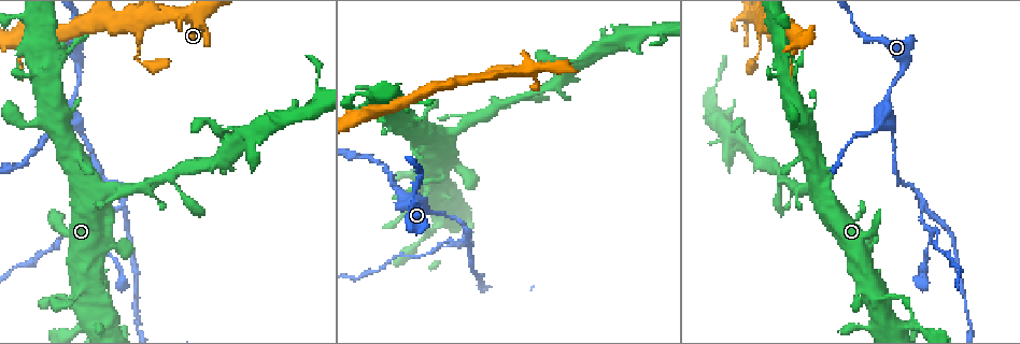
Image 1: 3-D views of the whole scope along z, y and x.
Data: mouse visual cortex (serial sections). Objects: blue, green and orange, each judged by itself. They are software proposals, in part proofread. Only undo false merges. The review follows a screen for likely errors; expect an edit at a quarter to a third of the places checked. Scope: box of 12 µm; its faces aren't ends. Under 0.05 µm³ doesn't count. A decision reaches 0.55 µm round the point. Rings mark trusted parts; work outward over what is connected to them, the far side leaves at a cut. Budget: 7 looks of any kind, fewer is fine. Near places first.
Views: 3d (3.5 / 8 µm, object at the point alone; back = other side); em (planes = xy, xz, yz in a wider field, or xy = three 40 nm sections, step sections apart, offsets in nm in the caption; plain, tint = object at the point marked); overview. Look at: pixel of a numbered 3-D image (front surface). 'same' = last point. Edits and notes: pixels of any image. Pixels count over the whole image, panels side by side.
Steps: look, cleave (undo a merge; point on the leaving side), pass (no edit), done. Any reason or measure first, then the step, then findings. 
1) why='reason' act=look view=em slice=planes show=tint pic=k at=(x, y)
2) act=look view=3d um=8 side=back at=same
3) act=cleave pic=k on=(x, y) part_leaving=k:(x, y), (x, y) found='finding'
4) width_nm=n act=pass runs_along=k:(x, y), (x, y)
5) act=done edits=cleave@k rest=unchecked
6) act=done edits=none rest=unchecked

act=look view=3d um=3.5 pic=1 at=(148, 17)

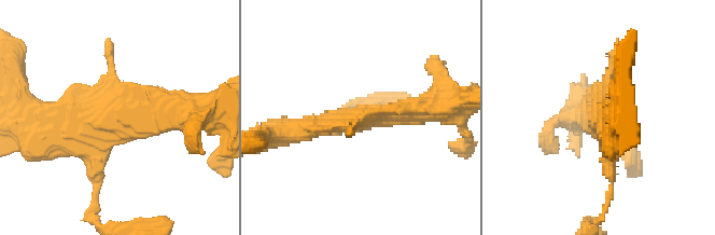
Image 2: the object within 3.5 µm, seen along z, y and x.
why='now the EM' act=look view=em slice=planes show=tint pic=2 at=(361, 119)

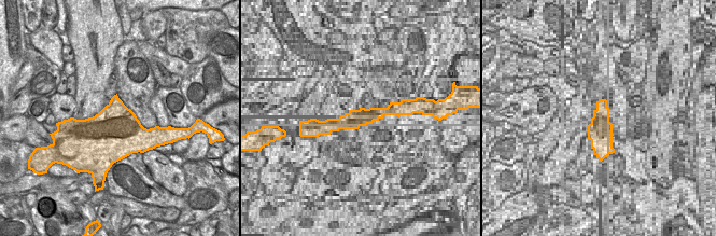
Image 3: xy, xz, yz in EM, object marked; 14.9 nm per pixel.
act=pass runs_along=2:(433, 106), (290, 132) found='all the same cell'

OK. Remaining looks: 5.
act=look view=3d um=3.5 pic=1 at=(448, 135)

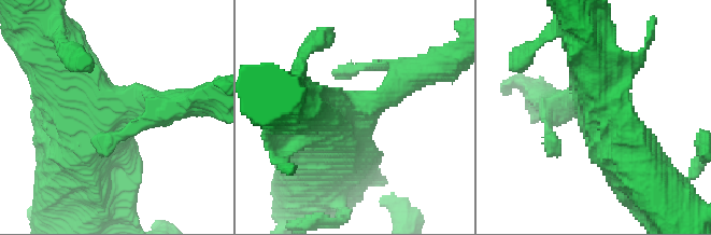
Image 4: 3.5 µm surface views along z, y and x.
why='need the tissue' act=look view=em slice=xy step=1 show=tint pic=4 at=(354, 115)

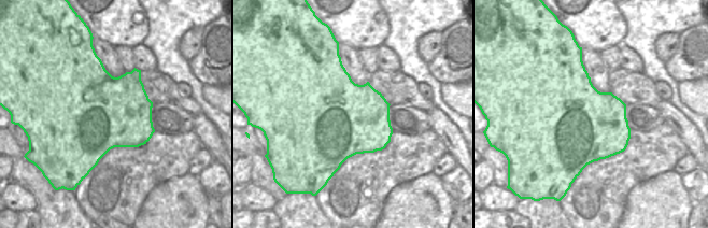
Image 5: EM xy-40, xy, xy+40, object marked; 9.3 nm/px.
act=look view=em slice=planes show=tint at=same

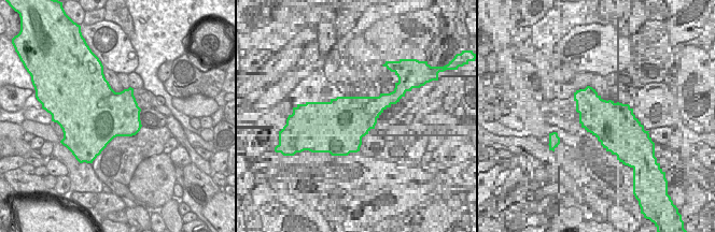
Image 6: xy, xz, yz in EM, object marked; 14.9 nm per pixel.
act=pass runs_along=4:(650, 179), (609, 126), (593, 67) found='all the same cell'

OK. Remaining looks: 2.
why='three arms meet' act=look view=3d um=8 pic=1 at=(891, 125)

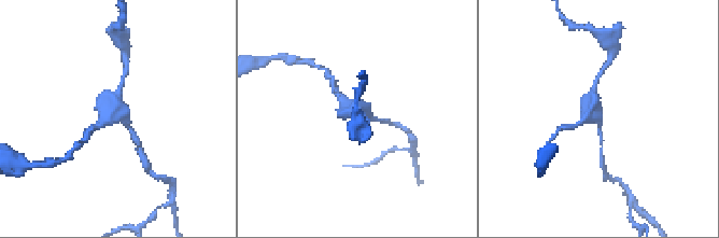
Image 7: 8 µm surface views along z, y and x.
act=look view=em slice=planes show=tint pic=7 at=(122, 116)

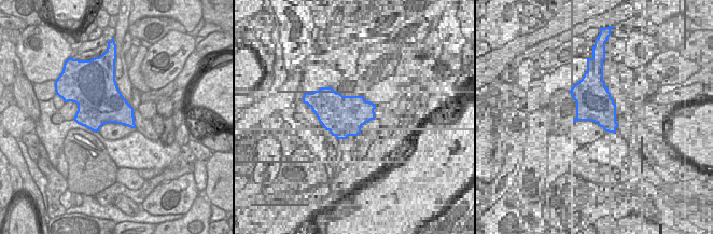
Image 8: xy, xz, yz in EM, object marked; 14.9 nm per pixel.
arm_widths_nm=150,150,200 act=pass runs_along=7:(122, 82), (114, 106), (134, 135) found='one cell here'

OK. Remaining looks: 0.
act=done edits=none rest=unchecked

